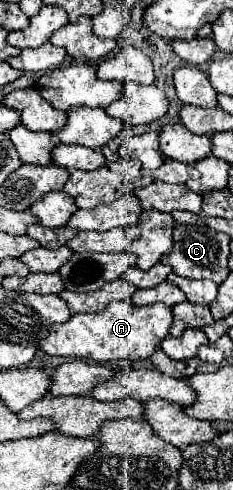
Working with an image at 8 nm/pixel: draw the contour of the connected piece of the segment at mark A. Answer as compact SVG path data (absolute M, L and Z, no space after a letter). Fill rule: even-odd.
M130 299L112 301L102 313L78 313L66 323L50 325L48 337L40 343L40 349L48 355L60 355L70 359L92 359L96 363L118 359L148 359L160 341L168 335L172 325L172 311L166 305L136 307Z

